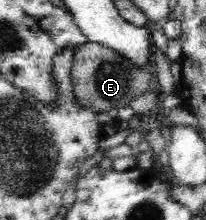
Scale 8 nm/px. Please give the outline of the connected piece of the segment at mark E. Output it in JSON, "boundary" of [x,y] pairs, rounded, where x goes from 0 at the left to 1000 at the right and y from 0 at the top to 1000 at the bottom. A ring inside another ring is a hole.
{"boundary":[[[422,186],[364,227],[350,291],[350,414],[388,477],[447,486],[456,505],[524,509],[544,491],[621,482],[641,455],[738,409],[738,300],[660,305],[641,277],[476,191]]]}

